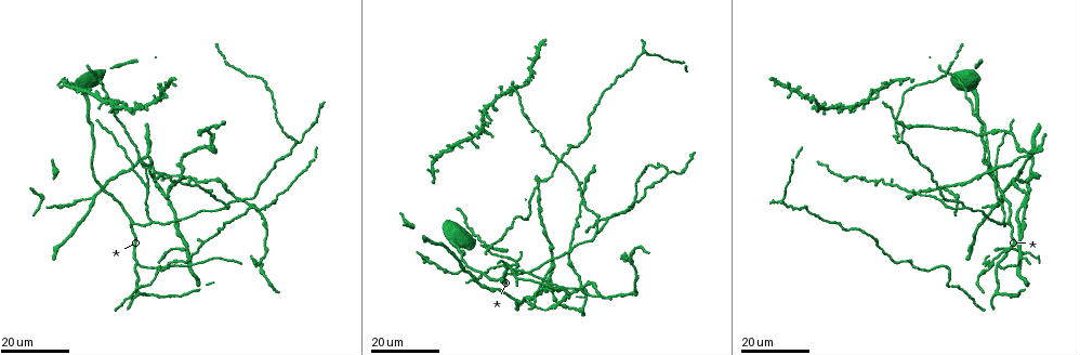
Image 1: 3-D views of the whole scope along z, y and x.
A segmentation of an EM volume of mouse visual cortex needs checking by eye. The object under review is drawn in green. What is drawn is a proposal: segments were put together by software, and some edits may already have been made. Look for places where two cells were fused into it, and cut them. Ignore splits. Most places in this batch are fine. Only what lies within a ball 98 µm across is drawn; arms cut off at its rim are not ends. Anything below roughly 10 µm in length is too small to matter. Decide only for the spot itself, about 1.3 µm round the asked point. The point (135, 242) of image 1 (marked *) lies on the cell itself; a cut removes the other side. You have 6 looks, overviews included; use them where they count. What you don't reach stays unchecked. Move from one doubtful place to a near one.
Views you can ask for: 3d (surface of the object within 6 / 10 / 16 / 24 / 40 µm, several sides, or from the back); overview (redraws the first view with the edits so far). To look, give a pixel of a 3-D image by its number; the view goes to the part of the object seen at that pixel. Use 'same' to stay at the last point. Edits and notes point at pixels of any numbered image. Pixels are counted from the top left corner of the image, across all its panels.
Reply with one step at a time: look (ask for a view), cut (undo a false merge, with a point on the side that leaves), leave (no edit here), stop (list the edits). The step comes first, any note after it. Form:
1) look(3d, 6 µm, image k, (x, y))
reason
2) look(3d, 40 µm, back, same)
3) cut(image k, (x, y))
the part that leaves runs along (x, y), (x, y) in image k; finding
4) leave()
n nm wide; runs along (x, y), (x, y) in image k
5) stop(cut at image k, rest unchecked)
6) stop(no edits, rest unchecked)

look(3d, 24 µm, image 1, (146, 188))
branch point

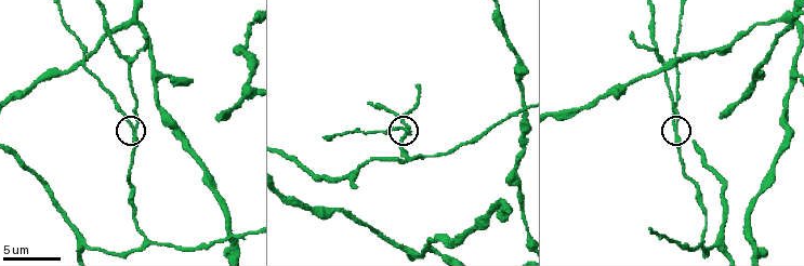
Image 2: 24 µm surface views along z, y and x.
look(3d, 10 µm, image 2, (673, 124))

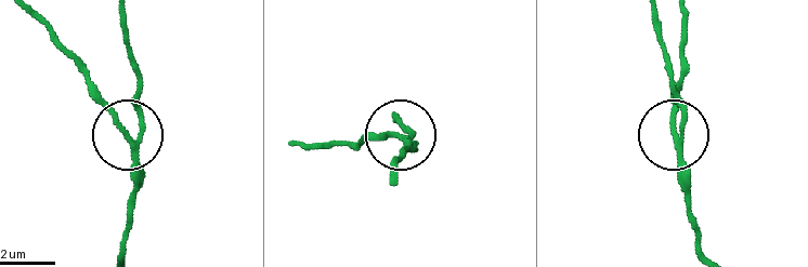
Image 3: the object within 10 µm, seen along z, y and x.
leave()
3 arms; runs along (122, 248), (137, 149), (90, 82) in image 3; continuous, no second cell

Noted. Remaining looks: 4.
look(3d, 16 µm, image 2, (419, 155))
arms part here

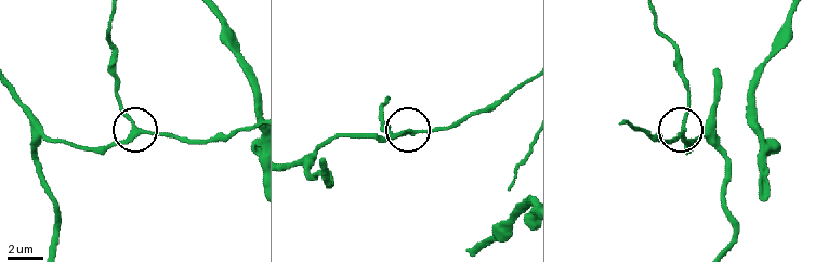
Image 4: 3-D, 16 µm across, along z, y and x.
leave()
side arm 124 µm; all the same cell

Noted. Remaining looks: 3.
look(3d, 24 µm, image 1, (904, 142))
a fork

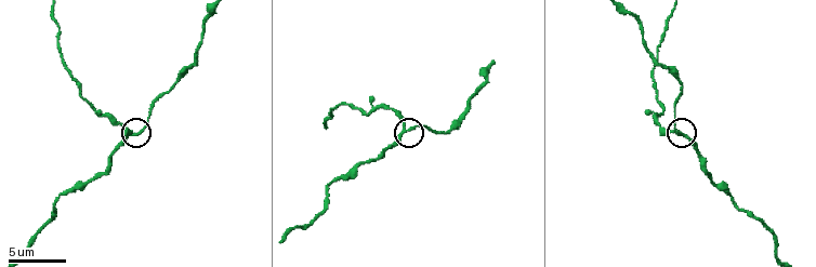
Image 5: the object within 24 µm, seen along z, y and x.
look(3d, 6 µm, image 5, (406, 131))

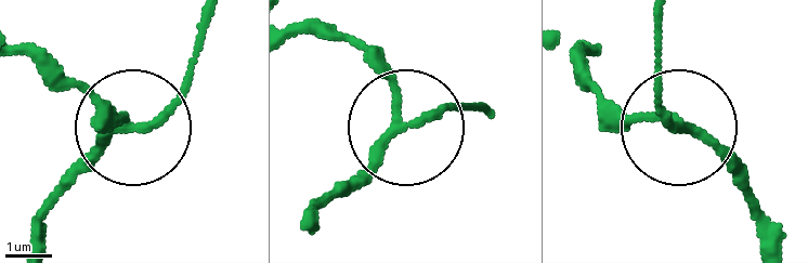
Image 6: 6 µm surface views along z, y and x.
leave()
side arm 18 µm; 3 arms; continuous, no second cell

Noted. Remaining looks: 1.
stop(no edits, rest unchecked)

